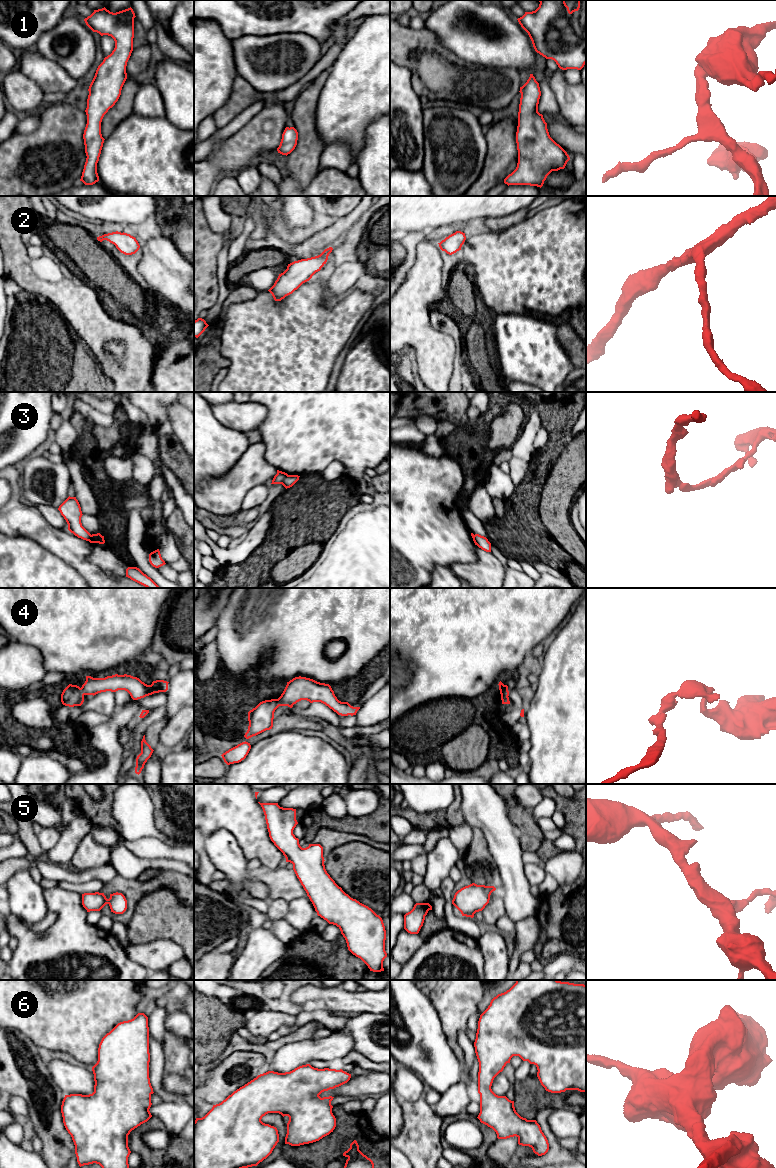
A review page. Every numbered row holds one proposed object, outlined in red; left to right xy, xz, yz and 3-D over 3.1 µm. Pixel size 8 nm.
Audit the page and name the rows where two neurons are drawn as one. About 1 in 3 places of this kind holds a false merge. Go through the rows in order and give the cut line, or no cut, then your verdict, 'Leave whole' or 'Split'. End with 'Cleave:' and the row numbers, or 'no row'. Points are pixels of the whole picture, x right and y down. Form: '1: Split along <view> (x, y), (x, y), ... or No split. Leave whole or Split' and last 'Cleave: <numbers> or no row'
1: No split. Leave whole
2: No split. Leave whole
3: Split along xz (287, 474), (281, 483). Split
4: Split along yz (508, 691), (501, 694). Split
5: No split. Leave whole
6: No split. Leave whole
Cleave: 3, 4

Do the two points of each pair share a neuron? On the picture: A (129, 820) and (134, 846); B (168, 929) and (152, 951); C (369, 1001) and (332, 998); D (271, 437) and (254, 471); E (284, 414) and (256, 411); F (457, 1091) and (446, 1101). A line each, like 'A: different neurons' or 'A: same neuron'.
A: different neurons
B: different neurons
C: same neuron
D: different neurons
E: different neurons
F: same neuron

